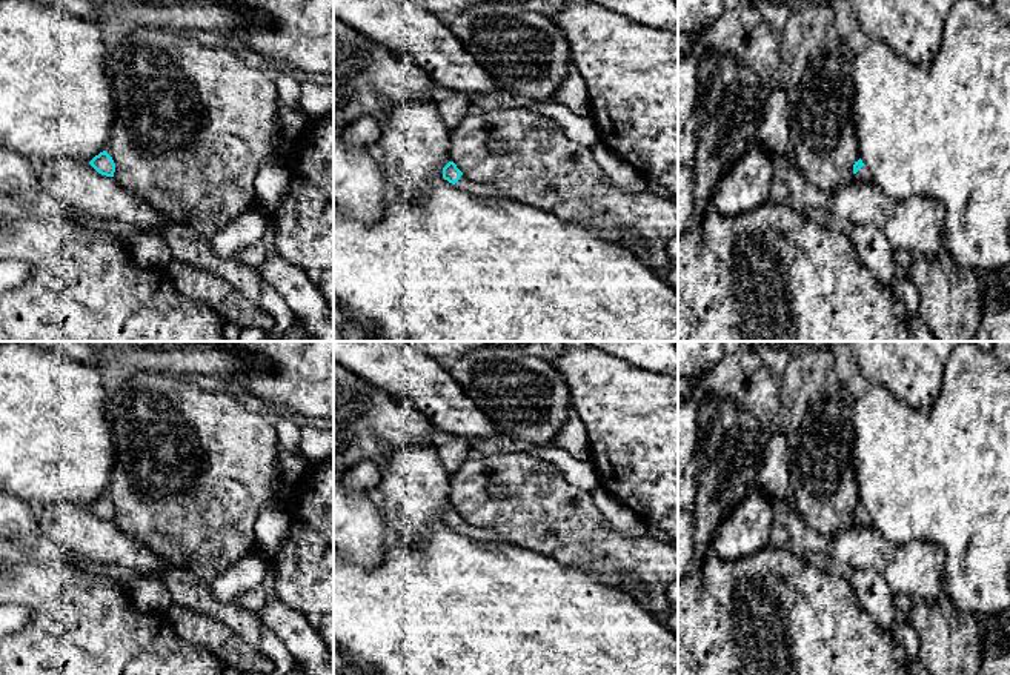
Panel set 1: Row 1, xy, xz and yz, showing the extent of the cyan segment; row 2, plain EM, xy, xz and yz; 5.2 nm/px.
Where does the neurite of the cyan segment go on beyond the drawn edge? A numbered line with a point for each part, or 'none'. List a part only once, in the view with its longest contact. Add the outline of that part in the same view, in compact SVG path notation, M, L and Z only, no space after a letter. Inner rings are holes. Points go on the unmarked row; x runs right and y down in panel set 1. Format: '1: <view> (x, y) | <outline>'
1: yz (863, 520) | M862 510L856 518L855 518L855 524L856 526L861 526L861 527L865 527L865 526L872 526L872 518L870 515Z

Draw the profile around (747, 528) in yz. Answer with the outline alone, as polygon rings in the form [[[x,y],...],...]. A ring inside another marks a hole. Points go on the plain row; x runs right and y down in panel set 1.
[[[753,489],[719,524],[712,552],[726,561],[759,552],[770,543],[773,521],[772,500],[761,489]]]

